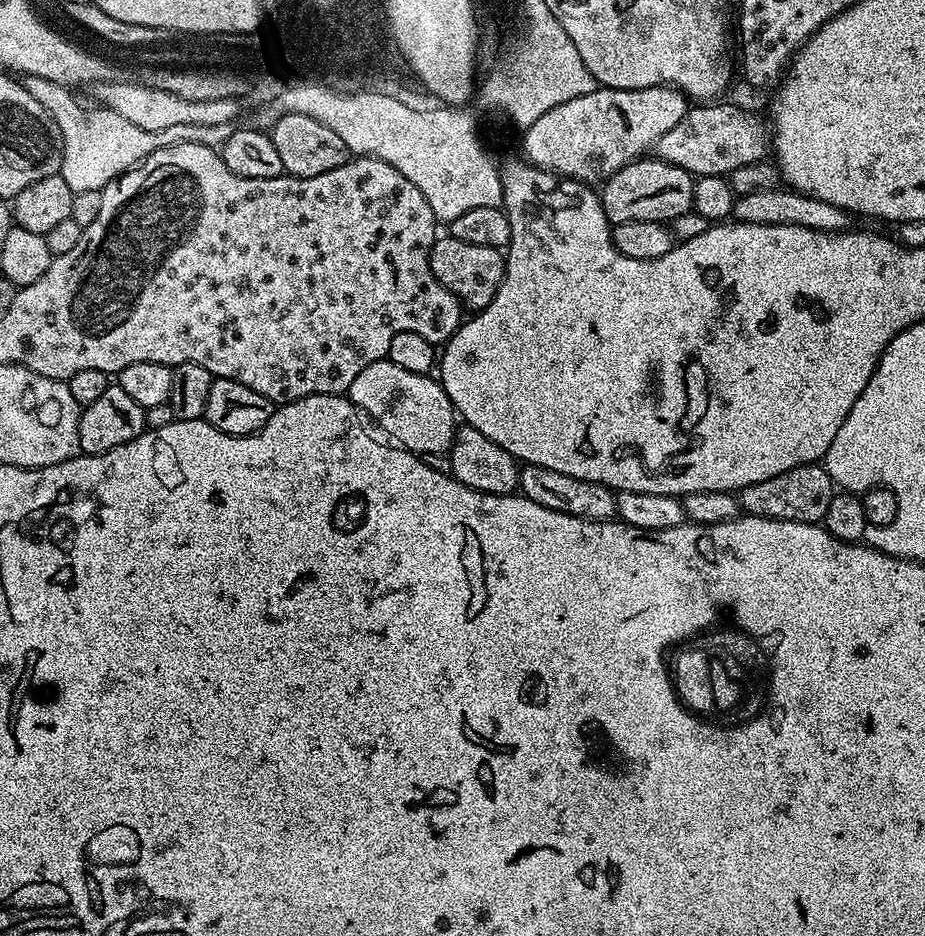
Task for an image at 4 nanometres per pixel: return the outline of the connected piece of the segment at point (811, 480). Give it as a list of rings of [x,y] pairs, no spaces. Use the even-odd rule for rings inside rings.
[[[817,462],[794,466],[794,470],[774,474],[774,478],[766,478],[766,482],[754,482],[754,486],[740,489],[738,499],[741,509],[749,516],[820,524],[830,507],[830,498],[834,498],[837,491],[823,463]]]

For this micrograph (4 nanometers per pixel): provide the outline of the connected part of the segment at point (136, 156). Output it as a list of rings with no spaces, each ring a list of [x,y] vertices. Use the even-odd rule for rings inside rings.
[[[38,74],[21,75],[19,82],[26,90],[26,94],[30,94],[30,98],[42,102],[42,110],[46,110],[50,114],[54,126],[58,126],[62,138],[62,162],[58,174],[62,178],[66,178],[66,186],[70,186],[70,190],[74,194],[82,190],[102,190],[111,180],[118,179],[123,172],[129,172],[150,154],[171,144],[205,144],[207,148],[219,149],[226,142],[226,138],[230,138],[230,134],[234,130],[232,124],[223,124],[222,126],[186,124],[170,126],[170,130],[142,130],[142,126],[134,126],[134,122],[129,122],[122,114],[103,106],[94,106],[90,112],[87,112],[82,105],[76,104],[76,96],[72,93],[75,91],[69,85],[50,82],[50,78],[38,78]]]

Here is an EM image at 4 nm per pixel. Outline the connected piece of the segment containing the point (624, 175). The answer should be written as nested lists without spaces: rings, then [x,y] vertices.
[[[641,158],[627,164],[610,179],[603,181],[598,192],[599,207],[608,223],[658,222],[663,224],[678,218],[678,214],[692,211],[696,180],[691,172],[682,170],[665,160]]]

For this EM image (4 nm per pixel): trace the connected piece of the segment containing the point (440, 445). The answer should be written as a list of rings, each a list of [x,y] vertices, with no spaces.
[[[387,358],[378,362],[370,362],[354,382],[350,382],[346,393],[368,416],[373,416],[380,423],[380,428],[388,436],[393,436],[402,447],[408,448],[412,454],[428,454],[424,452],[447,453],[452,447],[452,440],[456,437],[458,427],[458,413],[450,402],[446,390],[441,386],[439,379],[431,375],[410,374],[410,370],[402,370],[402,366],[394,366]]]

